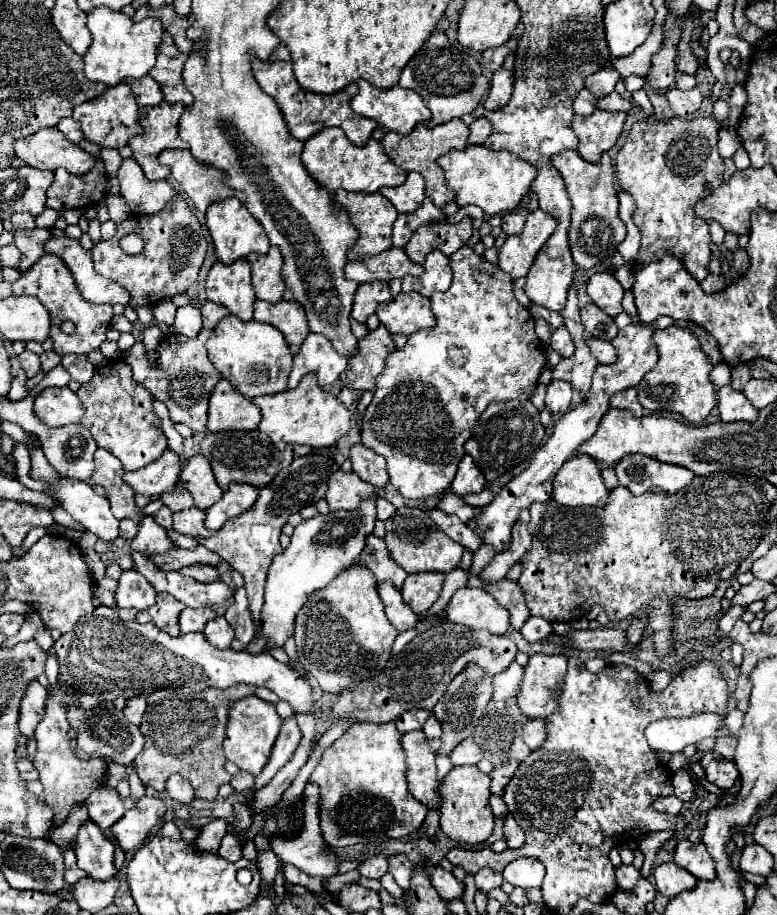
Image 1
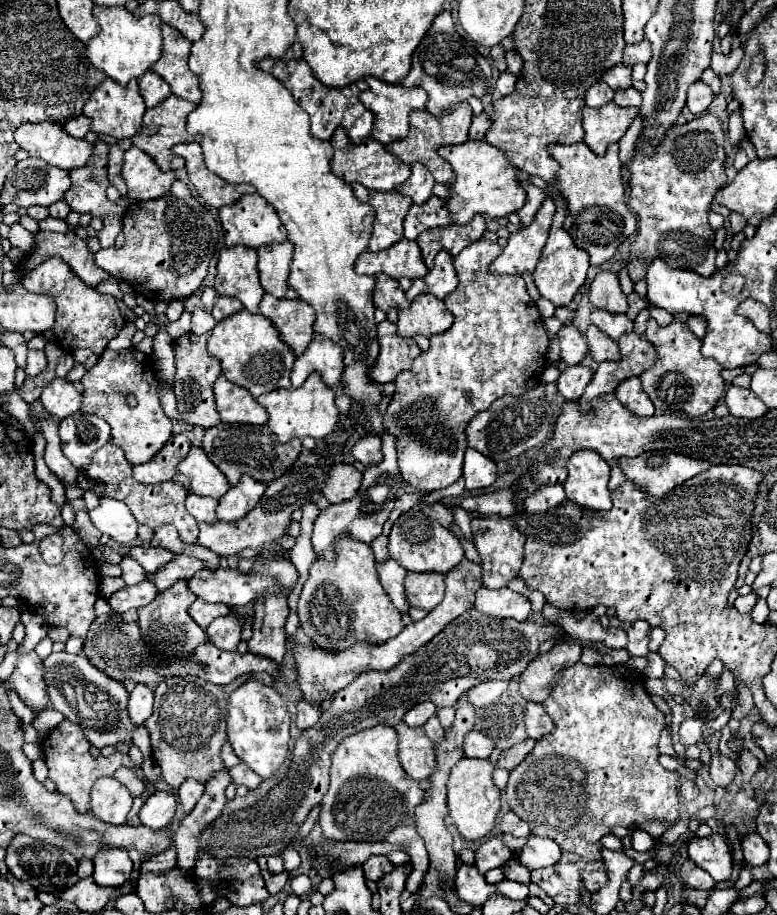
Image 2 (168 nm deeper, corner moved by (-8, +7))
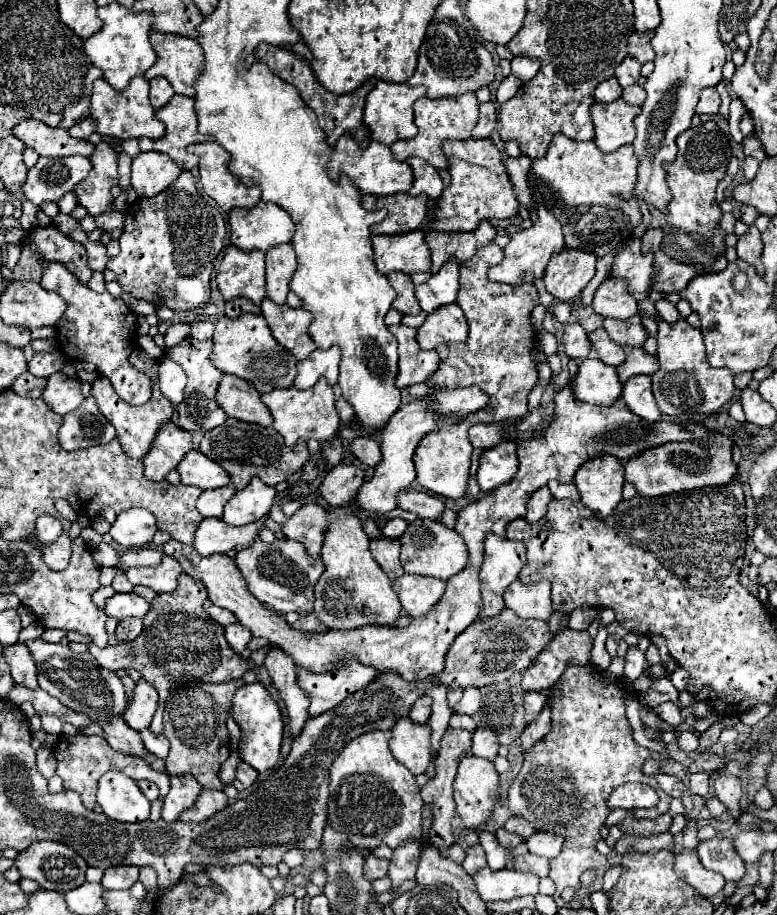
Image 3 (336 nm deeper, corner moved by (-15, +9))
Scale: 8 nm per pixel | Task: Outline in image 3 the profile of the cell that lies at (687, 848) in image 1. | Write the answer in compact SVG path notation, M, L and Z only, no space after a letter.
M716 834L714 838L700 842L696 850L702 866L722 874L726 880L738 882L746 872L744 860L740 860L740 856L732 846L732 840L726 838L724 834Z

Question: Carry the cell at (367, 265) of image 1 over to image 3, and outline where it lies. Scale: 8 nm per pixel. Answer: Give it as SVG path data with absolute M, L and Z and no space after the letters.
M422 230L394 236L372 236L372 248L376 268L382 274L394 270L406 274L430 272L430 250Z

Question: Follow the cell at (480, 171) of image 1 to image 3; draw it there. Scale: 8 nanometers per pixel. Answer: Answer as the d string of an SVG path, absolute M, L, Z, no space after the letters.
M470 138L464 142L446 140L442 144L442 150L450 162L448 172L452 176L452 182L448 188L444 188L438 200L438 210L432 222L432 230L470 232L480 224L480 220L514 218L518 214L518 198L514 194L510 176L506 172L502 154L490 138L484 140Z

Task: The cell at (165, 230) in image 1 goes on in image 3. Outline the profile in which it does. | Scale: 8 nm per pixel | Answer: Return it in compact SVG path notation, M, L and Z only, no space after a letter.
M182 172L178 180L154 198L136 198L124 210L124 232L120 236L120 254L108 260L108 268L118 276L124 292L134 298L144 298L156 306L168 306L172 310L194 310L210 300L210 274L216 256L220 254L226 238L226 222L220 206L198 192L194 176Z

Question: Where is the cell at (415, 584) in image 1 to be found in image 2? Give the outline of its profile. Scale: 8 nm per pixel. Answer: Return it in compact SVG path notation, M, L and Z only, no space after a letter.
M409 572L405 578L405 598L413 608L423 608L429 612L441 602L443 594L445 594L443 574Z

